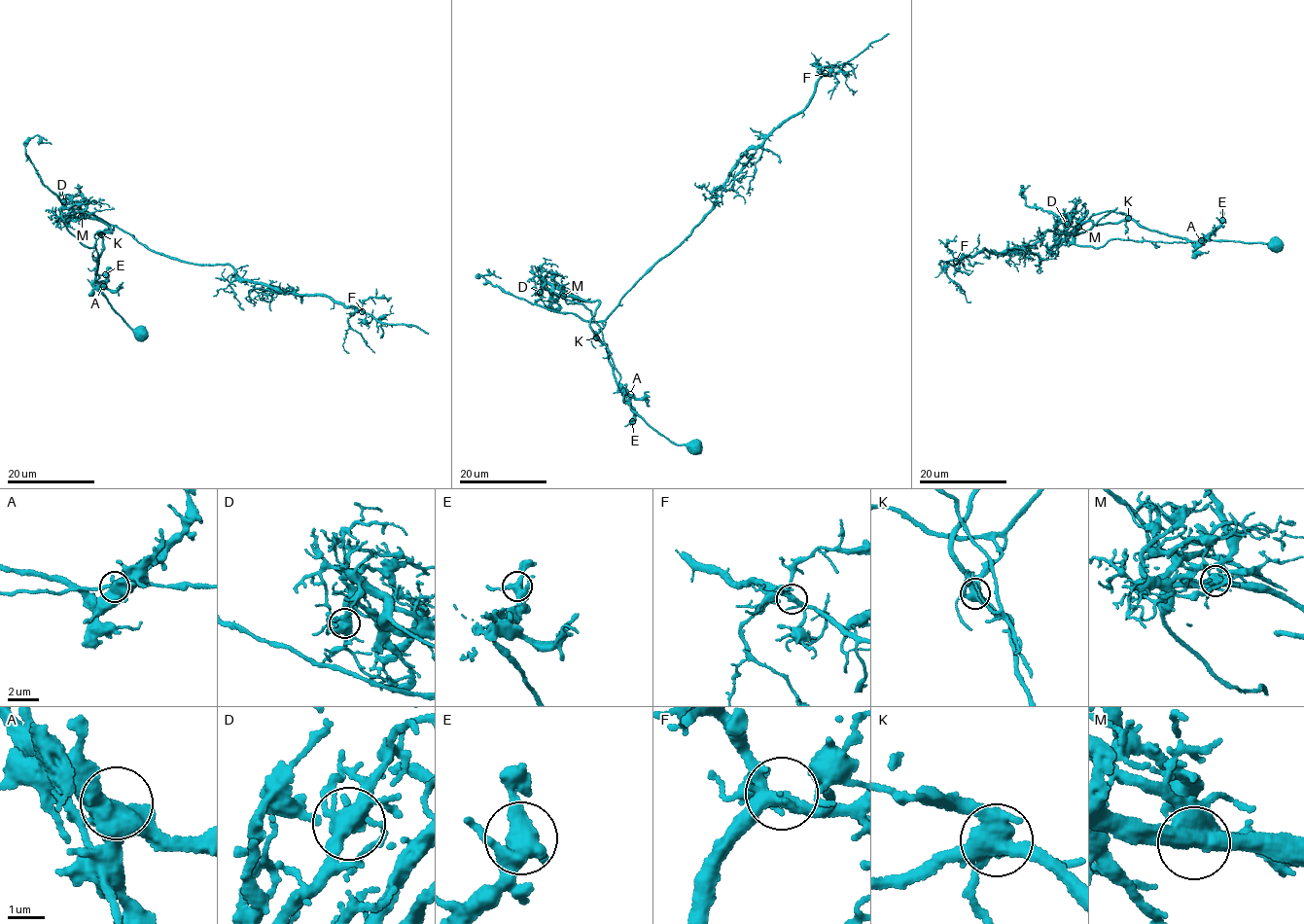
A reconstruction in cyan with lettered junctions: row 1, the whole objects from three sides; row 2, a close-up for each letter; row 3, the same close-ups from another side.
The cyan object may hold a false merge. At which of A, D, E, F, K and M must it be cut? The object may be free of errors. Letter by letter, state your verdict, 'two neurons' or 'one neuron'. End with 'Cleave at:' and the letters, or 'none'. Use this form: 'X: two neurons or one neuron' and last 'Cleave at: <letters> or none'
A: one neuron
D: one neuron
E: one neuron
F: one neuron
K: two neurons
M: one neuron
Cleave at: K

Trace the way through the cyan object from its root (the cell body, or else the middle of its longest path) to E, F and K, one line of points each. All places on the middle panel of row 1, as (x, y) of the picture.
E: (694, 448), (689, 444), (677, 444), (666, 439), (631, 409), (629, 404), (634, 415), (632, 421)
F: (694, 448), (672, 443), (630, 408), (598, 332), (624, 294), (711, 209), (737, 160), (806, 106), (825, 73)
K: (694, 448), (689, 444), (672, 443), (630, 408), (629, 401), (616, 380), (608, 359), (607, 345), (597, 337)

